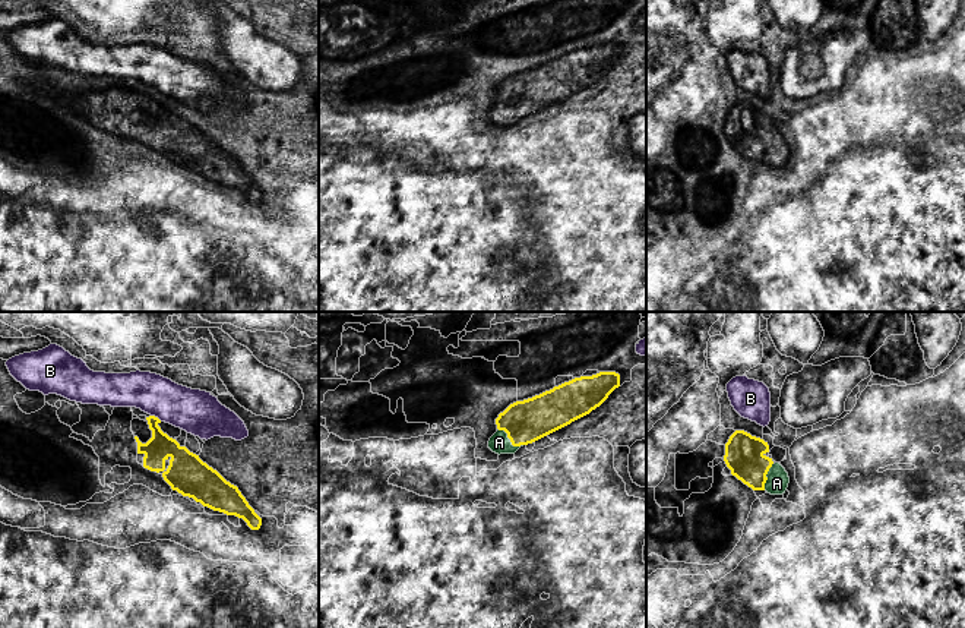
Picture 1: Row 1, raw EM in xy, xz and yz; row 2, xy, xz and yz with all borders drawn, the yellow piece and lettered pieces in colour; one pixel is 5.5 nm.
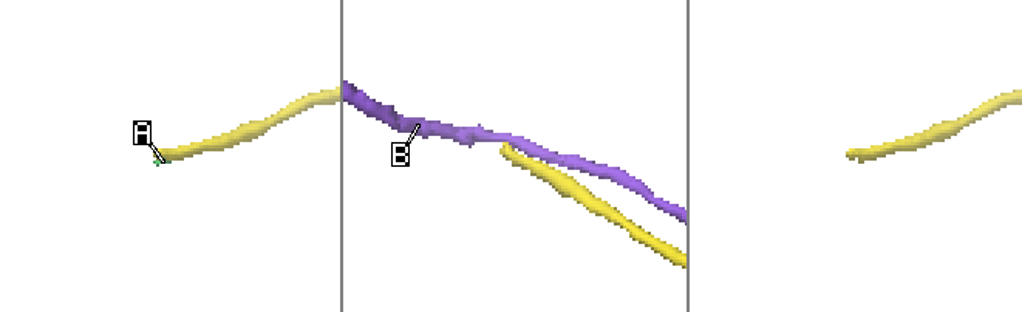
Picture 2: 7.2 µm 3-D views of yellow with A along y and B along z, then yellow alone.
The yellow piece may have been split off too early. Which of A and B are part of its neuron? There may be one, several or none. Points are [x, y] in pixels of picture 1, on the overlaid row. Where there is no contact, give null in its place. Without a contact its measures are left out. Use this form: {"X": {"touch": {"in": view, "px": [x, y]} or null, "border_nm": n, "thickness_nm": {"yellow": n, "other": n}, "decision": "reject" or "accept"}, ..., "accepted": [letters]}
{"A": {"touch": {"in": "xz", "px": [509, 438]}, "border_nm": 170, "thickness_nm": {"yellow": 240, "other": 110}, "decision": "accept"}, "B": {"touch": {"in": "xy", "px": [157, 417]}, "border_nm": 70, "thickness_nm": {"yellow": 150, "other": 240}, "decision": "reject"}, "accepted": ["A"]}

